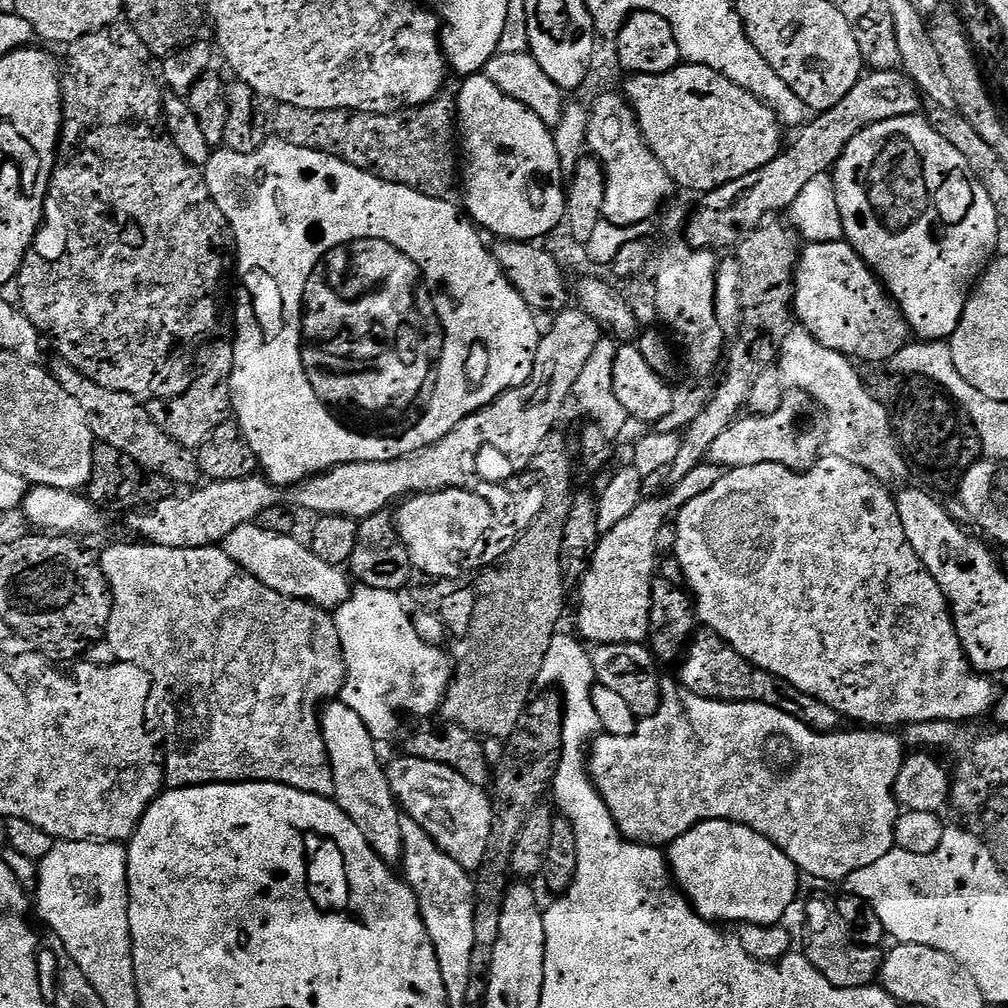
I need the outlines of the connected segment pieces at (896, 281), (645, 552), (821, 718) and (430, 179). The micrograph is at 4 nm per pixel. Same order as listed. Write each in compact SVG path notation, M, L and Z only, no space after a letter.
M919 115L903 116L902 118L890 118L886 122L878 122L866 130L862 130L854 138L850 138L846 150L842 150L842 154L834 166L831 178L836 184L838 214L842 220L844 240L852 245L857 255L875 273L876 279L883 285L884 291L899 308L911 335L921 341L947 341L954 334L954 330L958 330L958 322L964 313L968 296L975 288L976 281L980 279L980 273L997 255L996 243L1000 240L1000 227L1002 227L1000 214L996 211L990 194L986 194L984 187L972 175L972 171L966 166L966 158L962 158L962 154L958 154L958 150L954 150L954 146L950 146L950 142L946 142L946 138L942 138L942 134L935 132L928 125L927 119L921 118Z
M703 462L694 466L694 470L690 470L682 482L668 490L672 492L656 496L653 500L641 499L626 518L622 518L597 540L592 559L588 561L588 572L578 585L580 605L576 608L576 628L582 639L589 640L589 645L644 644L649 639L654 579L652 571L658 568L654 538L658 538L658 530L663 524L669 523L673 514L679 513L684 504L698 494L706 494L706 490L717 484L721 475L722 469L717 464Z
M697 631L689 639L679 664L681 684L679 687L685 693L693 692L707 700L721 700L722 702L749 700L766 706L777 706L781 703L780 699L783 698L785 692L784 701L782 701L784 712L798 718L798 722L813 728L816 732L835 732L841 727L842 717L839 712L835 712L833 708L812 696L795 690L786 691L785 685L776 676L771 676L761 668L755 668L750 661L737 655L715 632Z
M448 90L441 91L439 96L435 96L428 104L423 104L417 108L405 108L403 112L387 112L386 114L378 114L377 112L347 112L346 110L302 110L302 106L290 106L289 104L276 104L274 110L276 113L272 116L272 128L279 139L290 142L299 148L306 150L314 150L321 152L327 156L333 156L339 160L345 160L350 166L354 166L363 172L374 174L378 178L382 178L391 184L398 186L406 186L410 190L418 190L418 194L426 194L430 198L445 199L449 195L448 191L458 184L458 128L454 123L454 113L456 110L456 101L453 93Z

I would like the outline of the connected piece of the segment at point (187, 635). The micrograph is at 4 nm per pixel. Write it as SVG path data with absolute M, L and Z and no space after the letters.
M147 542L132 543L136 544L112 544L98 556L100 573L104 575L108 590L112 593L112 609L104 630L104 640L119 663L138 666L152 679L150 700L153 705L160 704L160 712L164 715L163 783L168 788L190 788L198 784L251 784L257 780L290 786L306 794L331 797L332 768L328 765L326 746L320 734L318 709L325 702L341 695L344 686L344 655L329 617L327 620L324 617L327 615L315 604L283 596L270 590L270 586L262 586L258 578L250 575L245 568L239 568L221 547L171 548Z

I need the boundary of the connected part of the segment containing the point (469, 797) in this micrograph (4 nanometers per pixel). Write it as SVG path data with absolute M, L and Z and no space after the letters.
M407 754L401 755L401 757L401 760L394 761L390 766L387 765L386 777L392 798L402 809L403 815L420 826L437 848L452 858L458 866L469 870L477 869L479 863L482 862L484 837L488 829L485 793L478 786L466 782L466 778L462 778L462 774L450 770L450 766L418 760Z

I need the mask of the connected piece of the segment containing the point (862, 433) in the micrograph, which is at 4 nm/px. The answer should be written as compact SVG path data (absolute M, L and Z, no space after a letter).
M793 330L780 344L778 367L780 377L784 379L785 385L789 389L806 393L822 413L826 421L822 448L827 455L837 456L862 470L866 470L874 479L885 486L900 483L900 485L903 485L905 483L903 480L909 479L908 461L905 460L900 445L896 442L895 434L892 433L890 418L886 414L886 410L882 410L882 406L878 406L878 402L874 402L874 398L869 394L868 389L864 387L861 373L856 373L857 365L849 357L842 355L841 352L835 352L826 346L817 344L811 336L803 331Z

